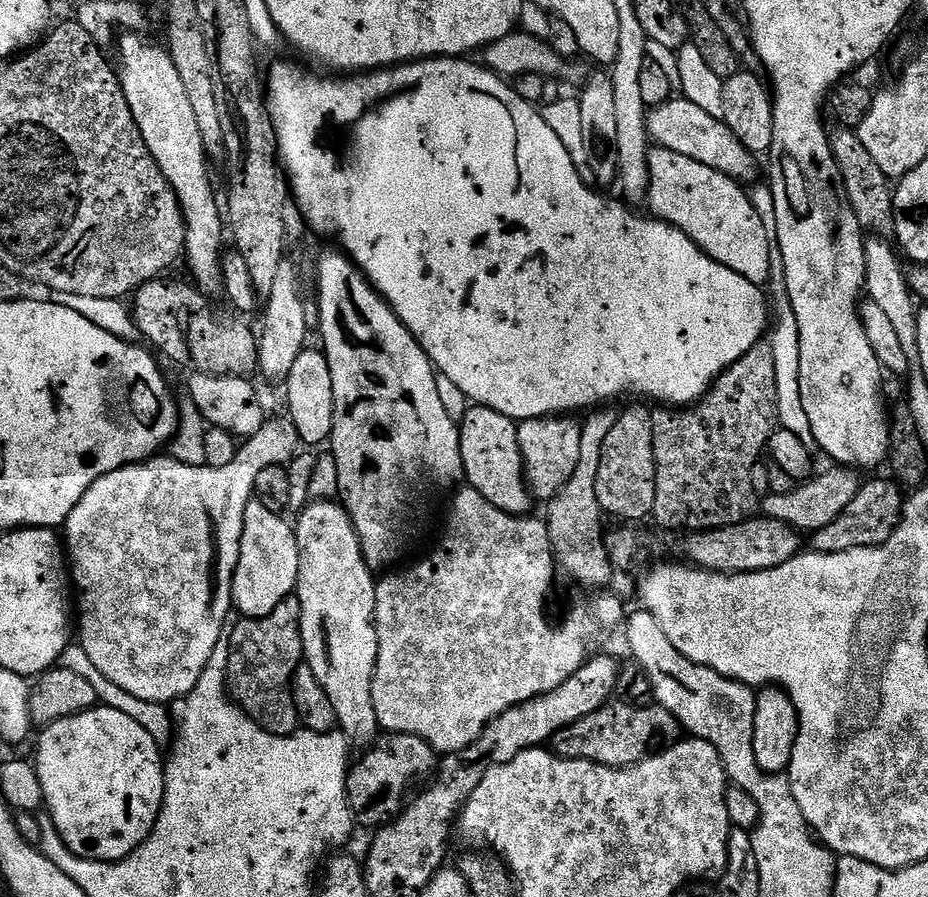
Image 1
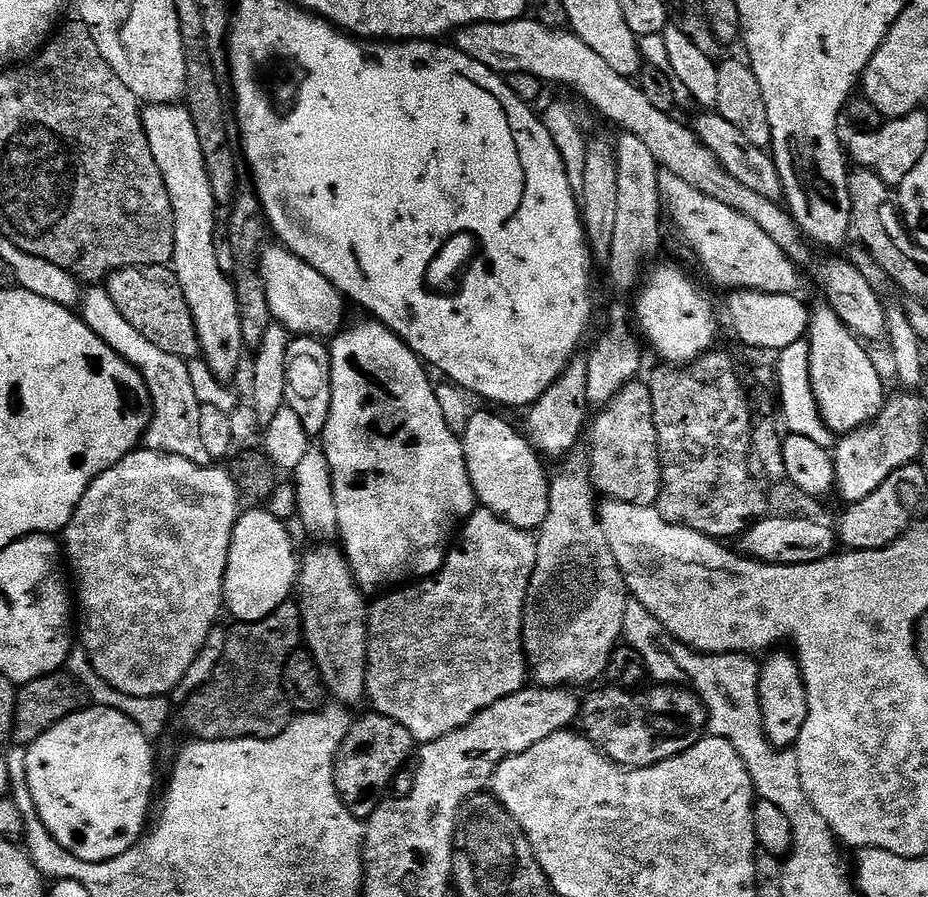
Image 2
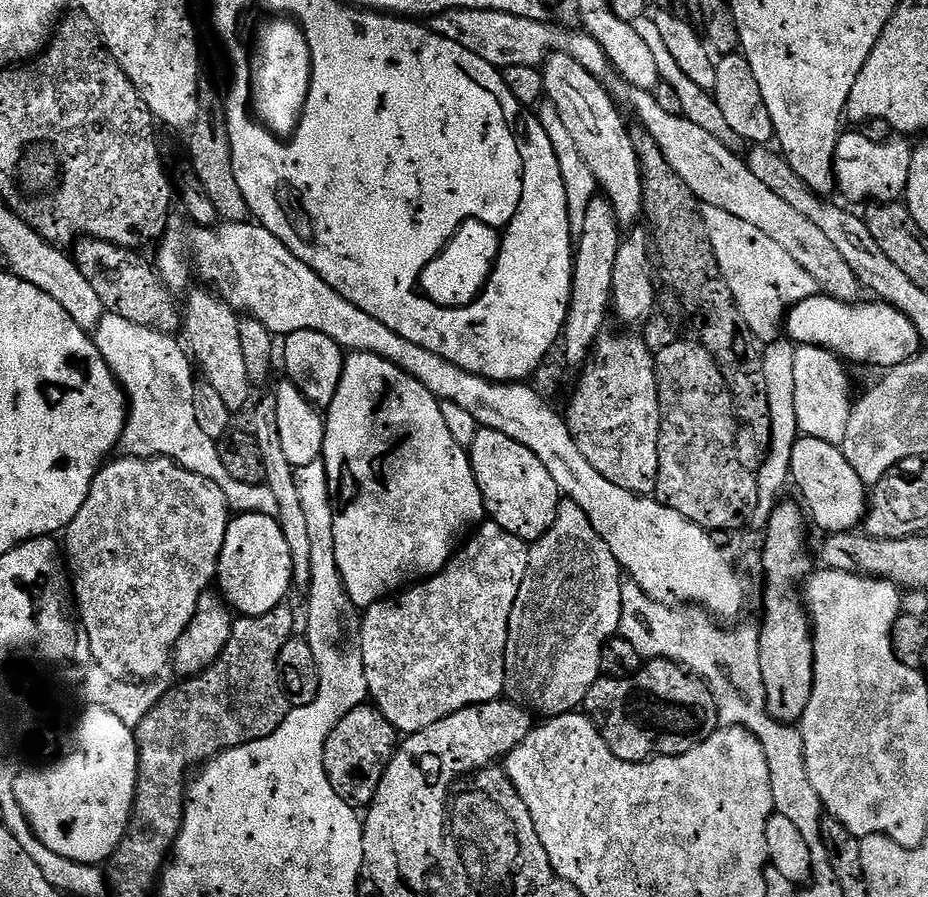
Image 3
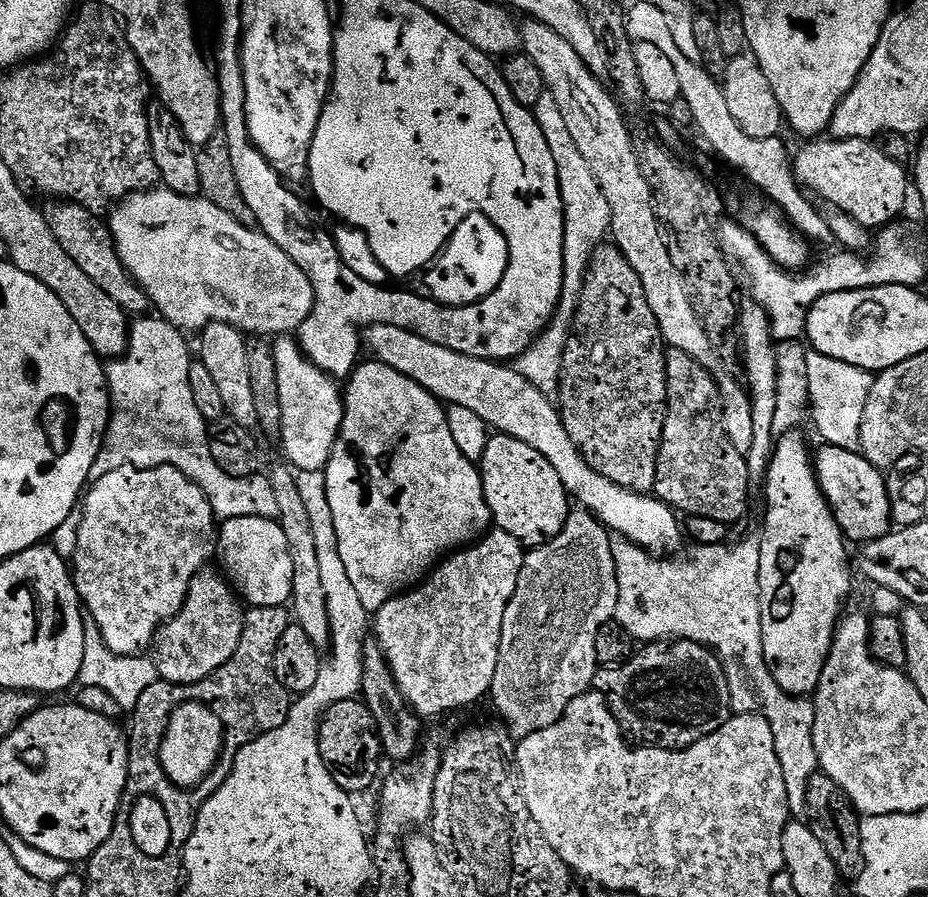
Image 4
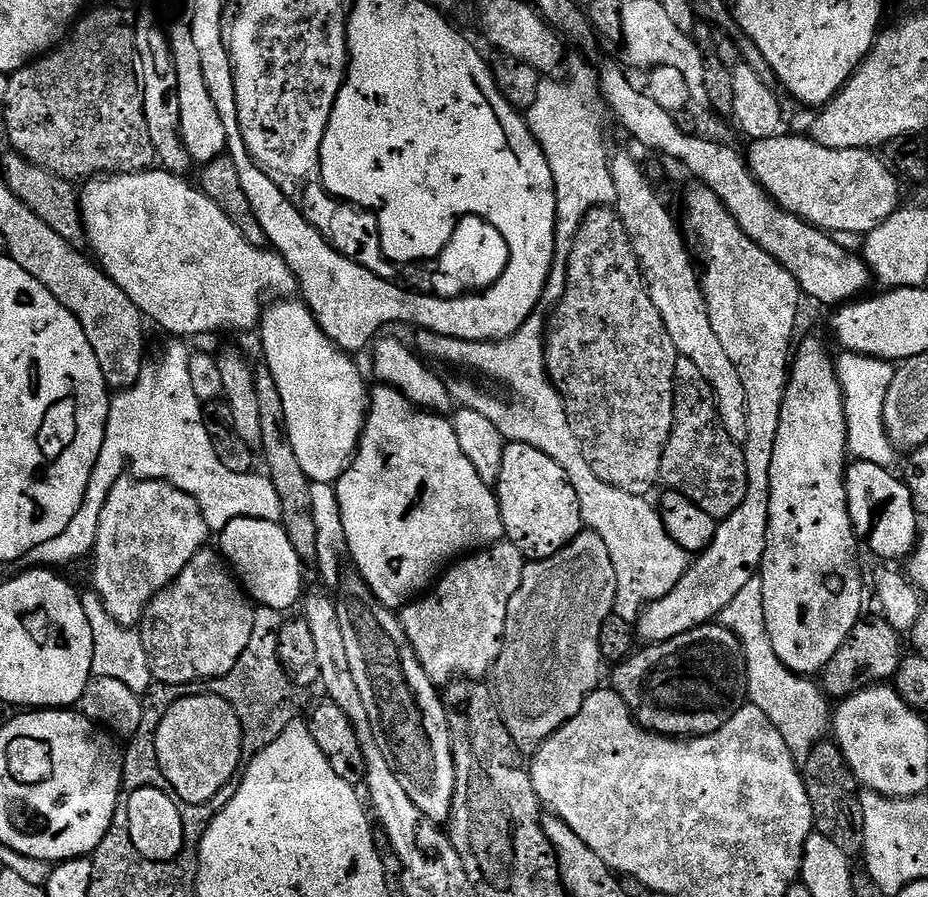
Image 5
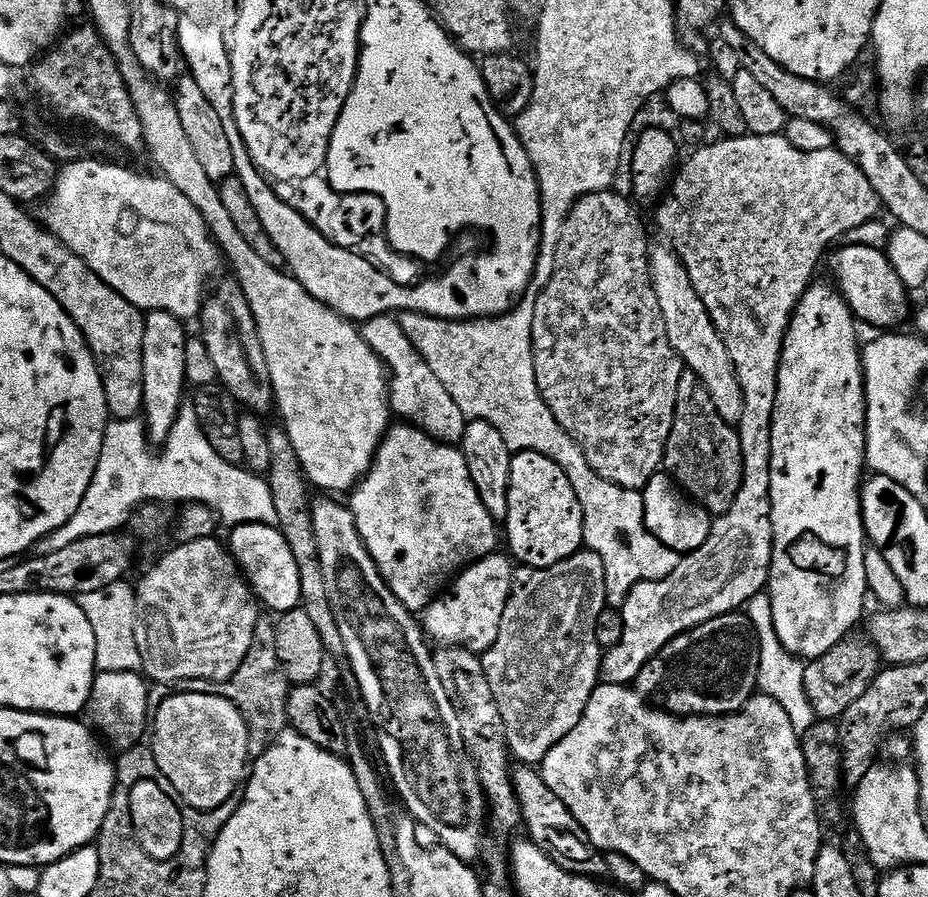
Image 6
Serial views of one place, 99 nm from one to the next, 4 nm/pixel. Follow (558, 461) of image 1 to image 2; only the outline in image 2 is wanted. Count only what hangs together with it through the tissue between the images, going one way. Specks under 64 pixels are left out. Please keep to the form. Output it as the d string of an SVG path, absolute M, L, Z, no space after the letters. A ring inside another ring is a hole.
M577 354L572 357L568 369L552 383L550 390L546 390L546 394L542 394L542 398L538 398L535 404L527 409L526 435L537 452L545 457L564 456L579 440L581 443L586 432L586 425L590 420L590 412L588 416L590 401L586 394L587 382L588 357L584 354Z

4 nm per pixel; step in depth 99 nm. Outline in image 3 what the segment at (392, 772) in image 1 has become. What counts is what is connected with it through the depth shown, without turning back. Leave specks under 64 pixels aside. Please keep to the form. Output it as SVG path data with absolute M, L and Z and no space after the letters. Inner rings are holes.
M365 702L359 704L354 710L350 710L350 714L346 714L346 718L342 718L342 722L338 722L338 726L332 731L330 738L326 738L324 747L326 774L338 794L338 798L342 798L357 810L371 804L397 747L397 730L380 713L379 708Z

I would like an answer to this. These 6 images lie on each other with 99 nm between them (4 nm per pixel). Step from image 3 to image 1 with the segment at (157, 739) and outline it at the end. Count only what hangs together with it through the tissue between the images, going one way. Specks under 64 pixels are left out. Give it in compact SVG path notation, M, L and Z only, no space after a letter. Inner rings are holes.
M293 594L262 618L241 619L230 632L229 693L245 714L272 736L290 736L298 728L292 675L304 660L301 618L300 599Z

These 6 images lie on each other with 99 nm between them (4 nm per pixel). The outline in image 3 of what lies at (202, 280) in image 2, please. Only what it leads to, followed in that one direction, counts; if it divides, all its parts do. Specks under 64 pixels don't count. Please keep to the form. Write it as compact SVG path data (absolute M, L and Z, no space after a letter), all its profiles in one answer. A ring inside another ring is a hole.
M203 291L196 292L189 298L188 308L186 304L186 332L188 328L190 356L198 365L199 371L200 368L204 371L203 379L214 386L229 410L233 414L239 414L248 403L247 408L253 403L254 391L250 374L246 374L246 361L242 355L242 341L238 334L240 316L215 292Z

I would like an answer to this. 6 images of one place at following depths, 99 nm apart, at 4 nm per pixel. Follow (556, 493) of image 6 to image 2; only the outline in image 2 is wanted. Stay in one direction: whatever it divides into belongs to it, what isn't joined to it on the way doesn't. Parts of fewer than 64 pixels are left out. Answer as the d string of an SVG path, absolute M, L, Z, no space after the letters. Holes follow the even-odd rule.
M473 411L470 422L462 434L466 470L470 474L470 482L476 491L476 499L488 511L494 513L499 520L510 522L510 526L525 530L539 530L544 525L550 510L550 472L544 469L545 461L541 453L532 447L527 435L520 432L508 420L495 416L492 412Z

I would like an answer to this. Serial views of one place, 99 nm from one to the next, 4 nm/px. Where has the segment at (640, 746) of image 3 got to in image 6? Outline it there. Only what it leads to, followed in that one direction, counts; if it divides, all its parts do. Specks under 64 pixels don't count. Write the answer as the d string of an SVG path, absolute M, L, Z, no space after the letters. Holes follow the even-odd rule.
M737 610L728 612L725 616L714 618L710 622L706 622L702 626L692 629L690 632L684 632L678 638L671 640L657 656L650 662L646 662L646 666L642 666L642 670L637 674L634 681L634 687L641 696L645 698L652 698L655 694L658 699L665 700L667 711L671 712L673 716L730 716L734 712L741 711L744 705L757 695L758 692L758 672L760 670L760 643L756 640L756 629L748 621L747 615L743 611Z

